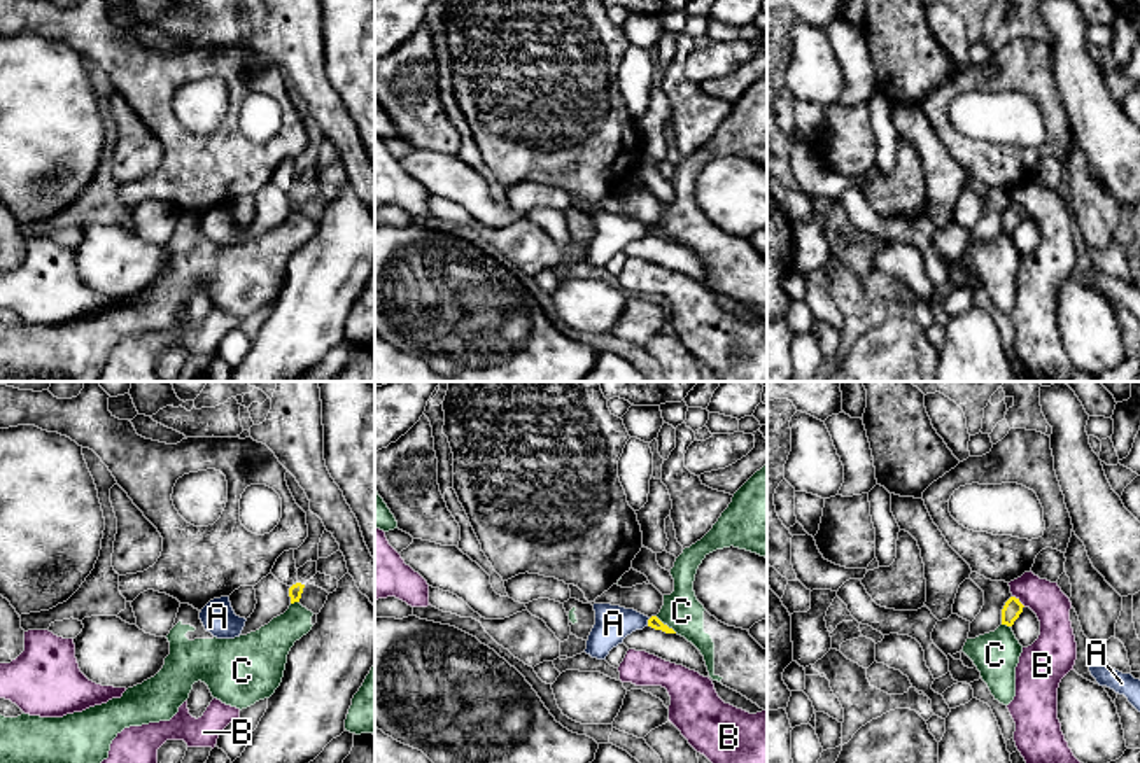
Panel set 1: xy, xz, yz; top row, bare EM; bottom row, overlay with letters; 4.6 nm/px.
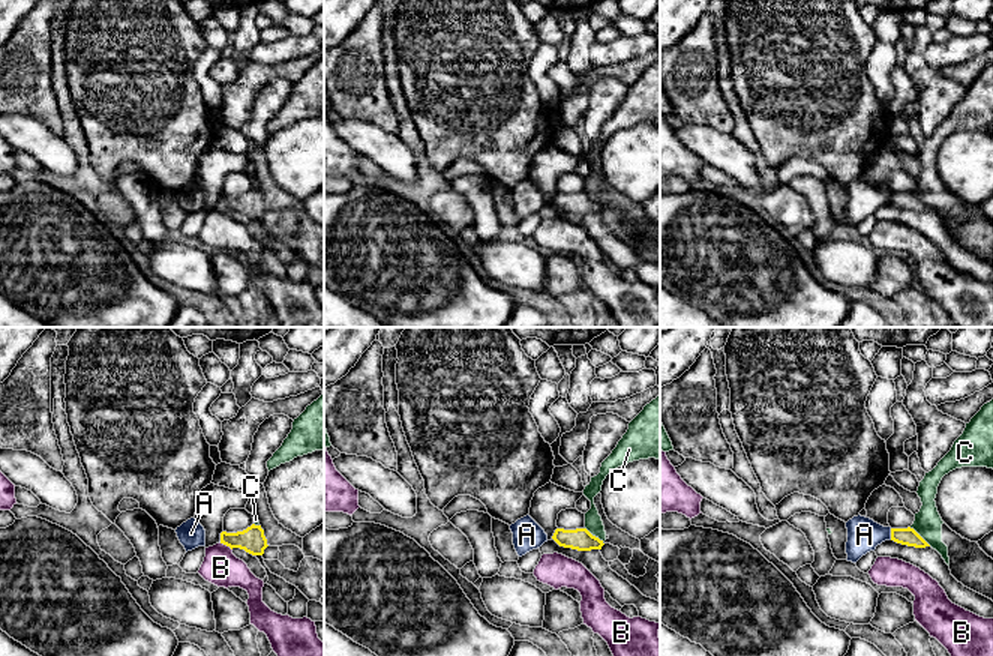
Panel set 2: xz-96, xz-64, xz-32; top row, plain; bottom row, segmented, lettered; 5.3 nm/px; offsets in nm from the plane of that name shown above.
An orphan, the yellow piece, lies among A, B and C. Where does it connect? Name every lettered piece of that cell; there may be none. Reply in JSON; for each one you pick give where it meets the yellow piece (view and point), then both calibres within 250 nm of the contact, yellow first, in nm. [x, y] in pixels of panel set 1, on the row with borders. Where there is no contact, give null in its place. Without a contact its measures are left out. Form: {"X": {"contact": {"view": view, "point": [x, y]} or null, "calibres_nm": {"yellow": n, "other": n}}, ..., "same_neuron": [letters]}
{"A": {"contact": {"view": "xz", "point": [648, 622]}, "calibres_nm": {"yellow": 60, "other": 170}}, "same_neuron": ["A"]}

